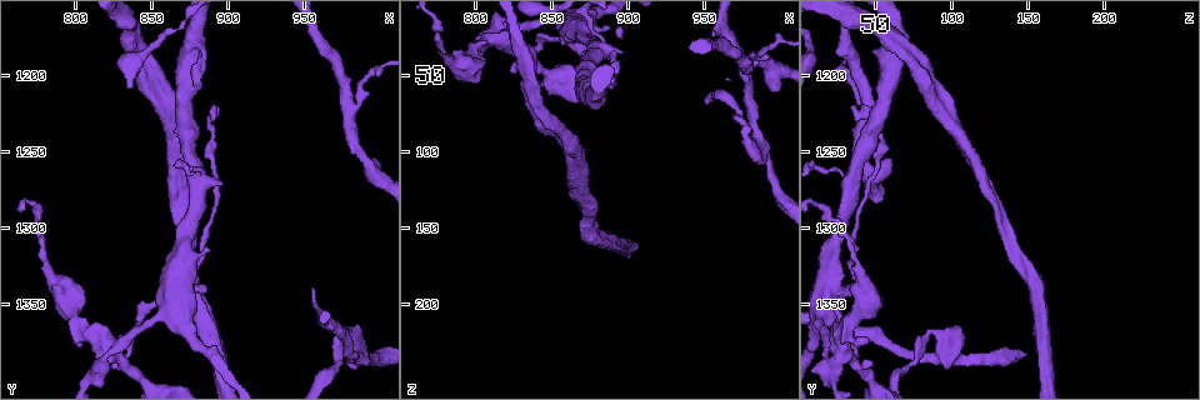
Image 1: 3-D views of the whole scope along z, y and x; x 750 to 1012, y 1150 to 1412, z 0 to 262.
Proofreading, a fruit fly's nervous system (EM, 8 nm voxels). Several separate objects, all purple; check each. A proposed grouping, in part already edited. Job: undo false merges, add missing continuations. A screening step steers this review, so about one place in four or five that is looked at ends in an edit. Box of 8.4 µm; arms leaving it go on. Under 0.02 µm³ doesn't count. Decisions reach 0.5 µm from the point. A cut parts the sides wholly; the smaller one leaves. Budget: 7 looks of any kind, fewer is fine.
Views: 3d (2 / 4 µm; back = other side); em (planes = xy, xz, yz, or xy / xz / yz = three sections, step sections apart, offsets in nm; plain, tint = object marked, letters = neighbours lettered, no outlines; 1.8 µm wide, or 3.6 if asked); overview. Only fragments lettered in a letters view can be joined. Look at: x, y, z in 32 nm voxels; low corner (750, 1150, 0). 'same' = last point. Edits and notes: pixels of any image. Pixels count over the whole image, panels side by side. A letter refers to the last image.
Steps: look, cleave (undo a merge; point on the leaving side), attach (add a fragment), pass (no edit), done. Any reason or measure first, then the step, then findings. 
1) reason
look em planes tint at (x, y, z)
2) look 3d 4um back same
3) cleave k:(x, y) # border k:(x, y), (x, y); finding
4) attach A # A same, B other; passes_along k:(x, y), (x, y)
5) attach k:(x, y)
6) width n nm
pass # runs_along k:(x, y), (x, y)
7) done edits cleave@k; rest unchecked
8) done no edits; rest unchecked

look 3d 2um at (820, 1374, 26)

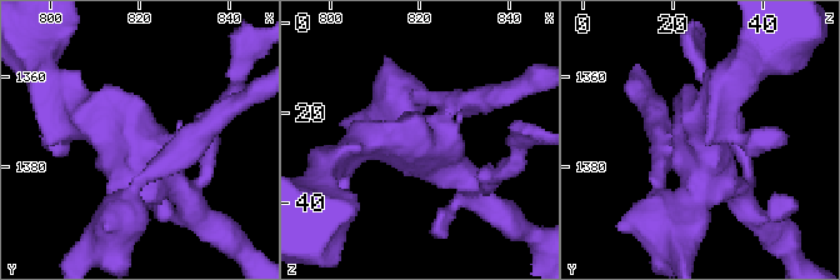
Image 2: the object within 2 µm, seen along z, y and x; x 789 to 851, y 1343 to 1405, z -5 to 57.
arms 4; now the EM
look em 3.6um planes letters at (822, 1376, 26)

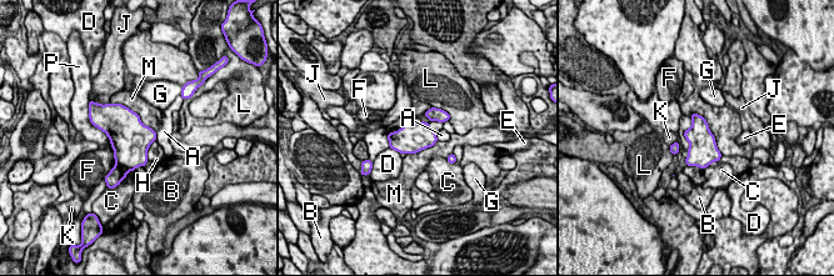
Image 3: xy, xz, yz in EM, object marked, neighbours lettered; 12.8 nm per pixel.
width 340 nm
cleave 3:(130, 149) # A other, B other, C other, D other, E other, F other, G other, H other, J other, K other, L other, M other, P other; border 3:(116, 164), (128, 170); a second neuron is stuck on

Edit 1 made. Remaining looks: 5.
a fork
look em planes letters at (984, 1382, 96)

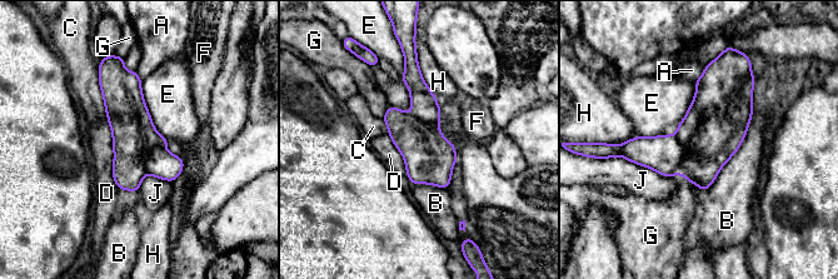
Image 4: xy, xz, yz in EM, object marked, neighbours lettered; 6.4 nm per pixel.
cleave 4:(713, 129) # A other, B other, C other, D other, E other, F other, G other, H other, J other; two neurons meet here

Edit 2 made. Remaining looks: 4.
look overview

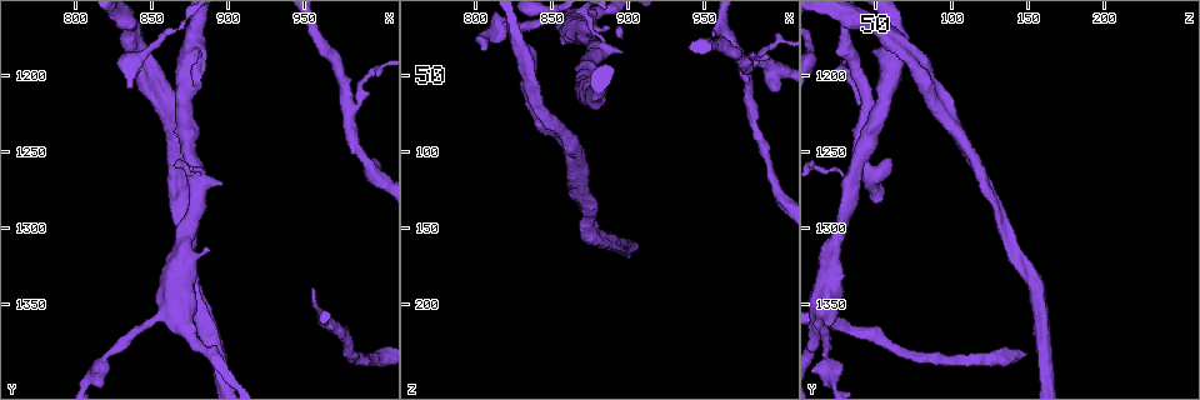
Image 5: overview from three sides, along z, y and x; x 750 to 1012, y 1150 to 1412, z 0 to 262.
side arm on a straight run
look em planes letters at (980, 1222, 42)

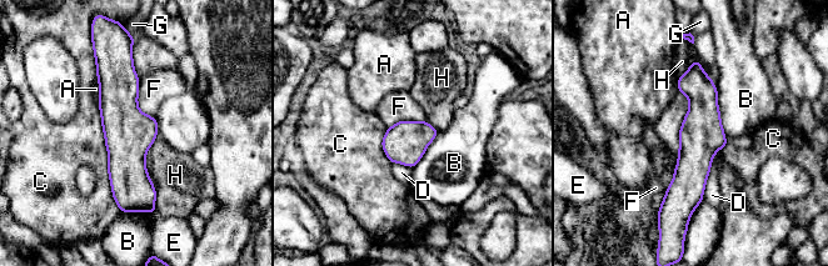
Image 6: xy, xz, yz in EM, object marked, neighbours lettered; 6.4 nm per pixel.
pass # A other, B other, C other, D other, E other, F other, G other, H other; border 6:(678, 90), (688, 100), (678, 154); all the same neuron

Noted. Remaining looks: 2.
done edits cleave@3, cleave@4; rest unchecked

